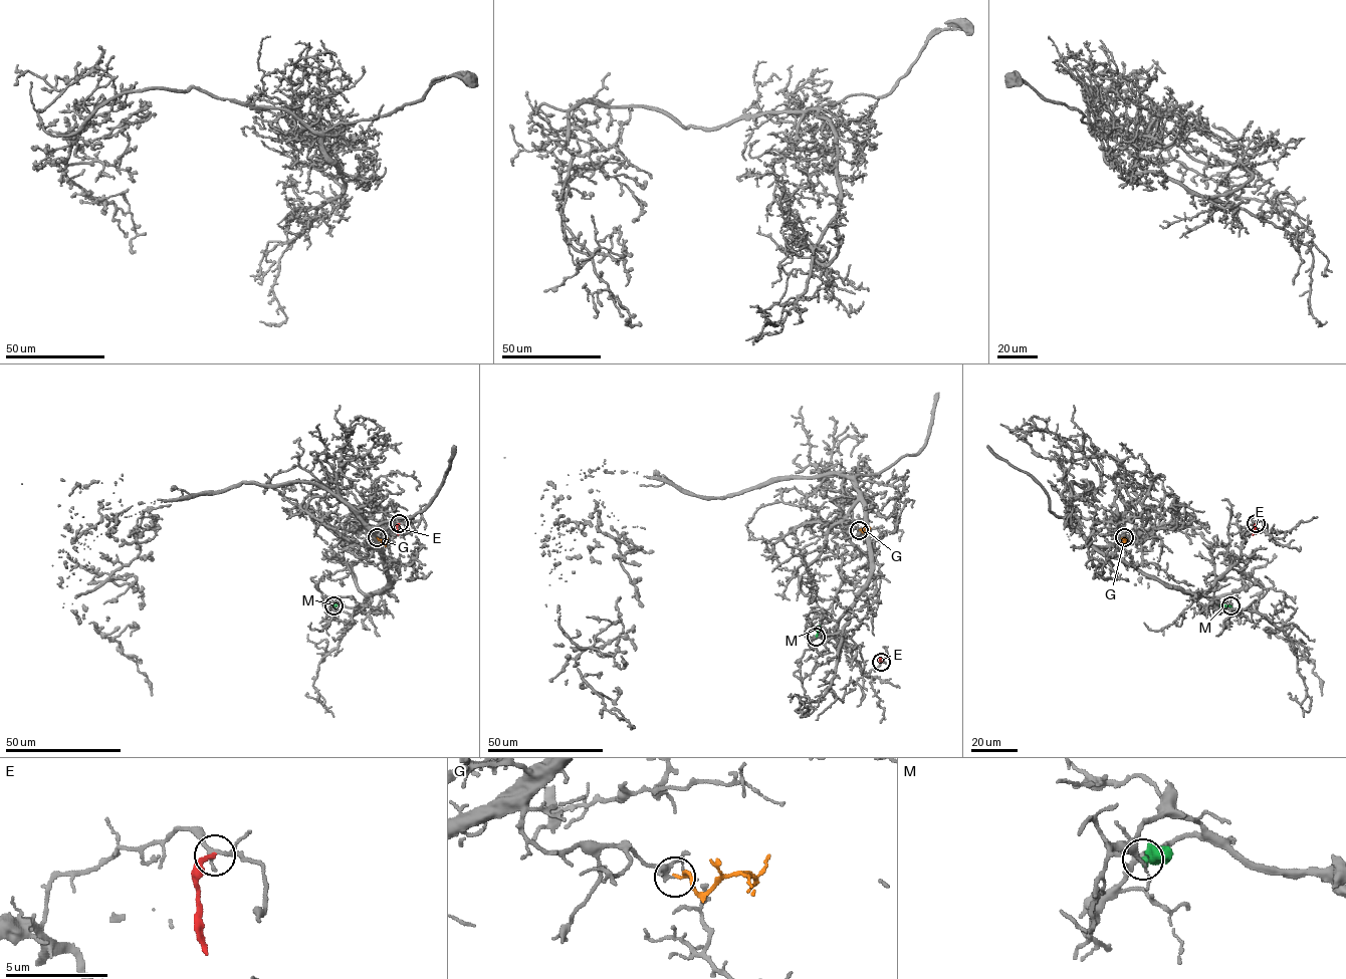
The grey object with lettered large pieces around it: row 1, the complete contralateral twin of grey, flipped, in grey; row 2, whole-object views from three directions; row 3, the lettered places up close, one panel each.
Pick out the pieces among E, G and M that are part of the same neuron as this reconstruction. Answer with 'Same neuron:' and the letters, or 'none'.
Same neuron: G

